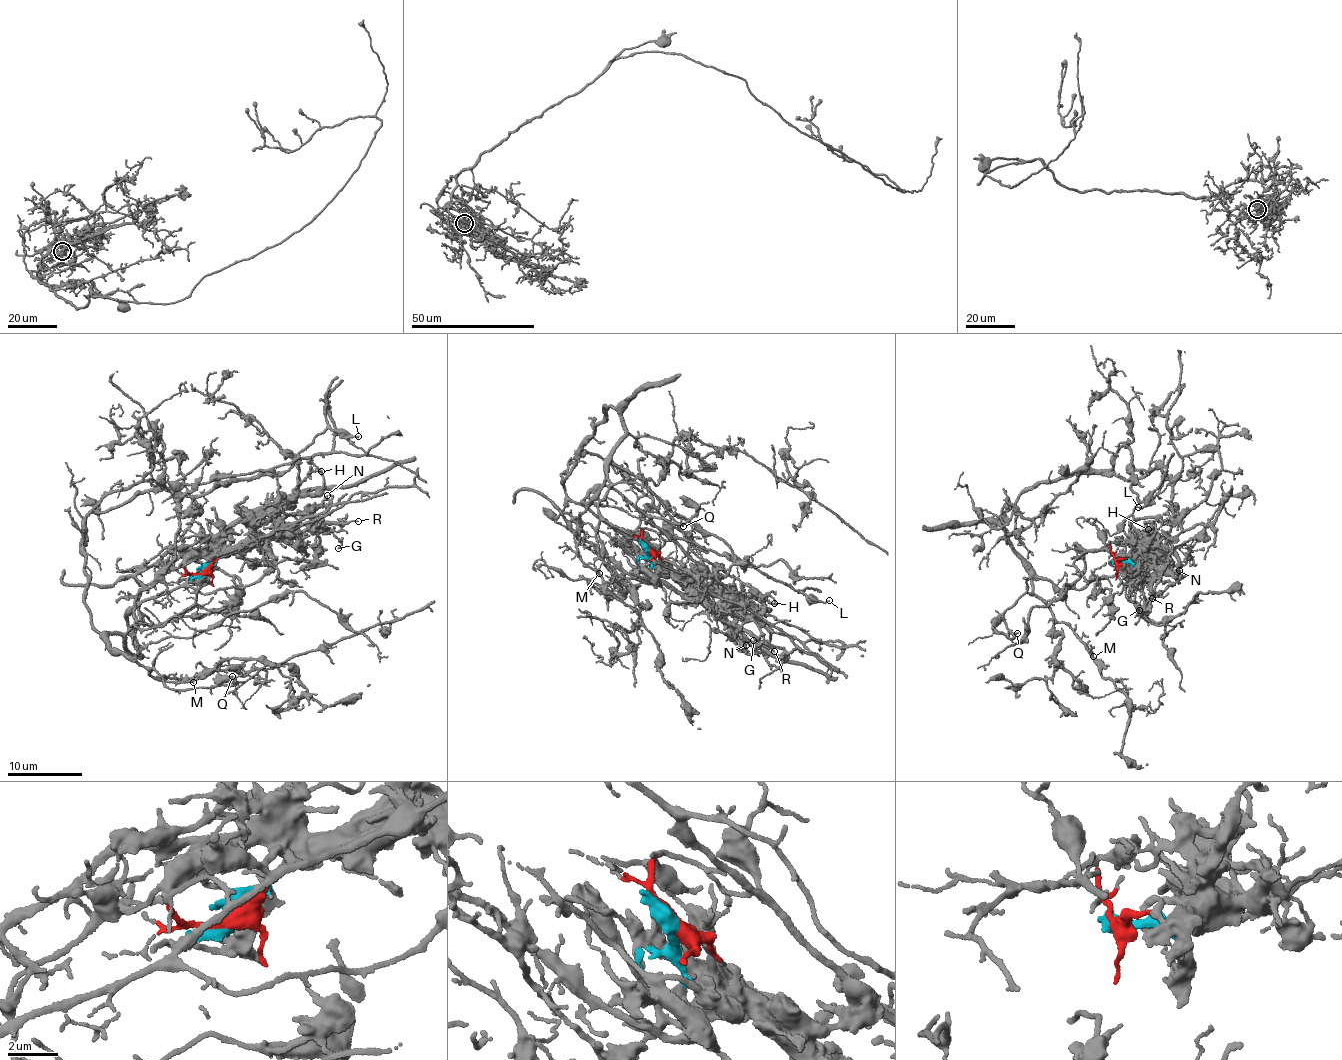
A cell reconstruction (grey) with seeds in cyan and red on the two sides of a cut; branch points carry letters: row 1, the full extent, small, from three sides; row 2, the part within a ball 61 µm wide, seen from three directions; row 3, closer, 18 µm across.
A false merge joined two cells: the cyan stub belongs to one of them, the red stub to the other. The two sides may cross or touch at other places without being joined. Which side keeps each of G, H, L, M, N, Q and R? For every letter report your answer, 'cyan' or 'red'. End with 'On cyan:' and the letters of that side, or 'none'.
G: cyan
H: cyan
L: red
M: red
N: cyan
Q: red
R: cyan
On cyan: G, H, N, R

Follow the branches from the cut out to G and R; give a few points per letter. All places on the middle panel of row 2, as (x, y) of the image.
G: (648, 549), (651, 566), (683, 583), (704, 603), (732, 611), (758, 624), (760, 637), (753, 641)
R: (648, 549), (651, 566), (683, 583), (713, 607), (717, 616), (751, 633), (774, 651)

